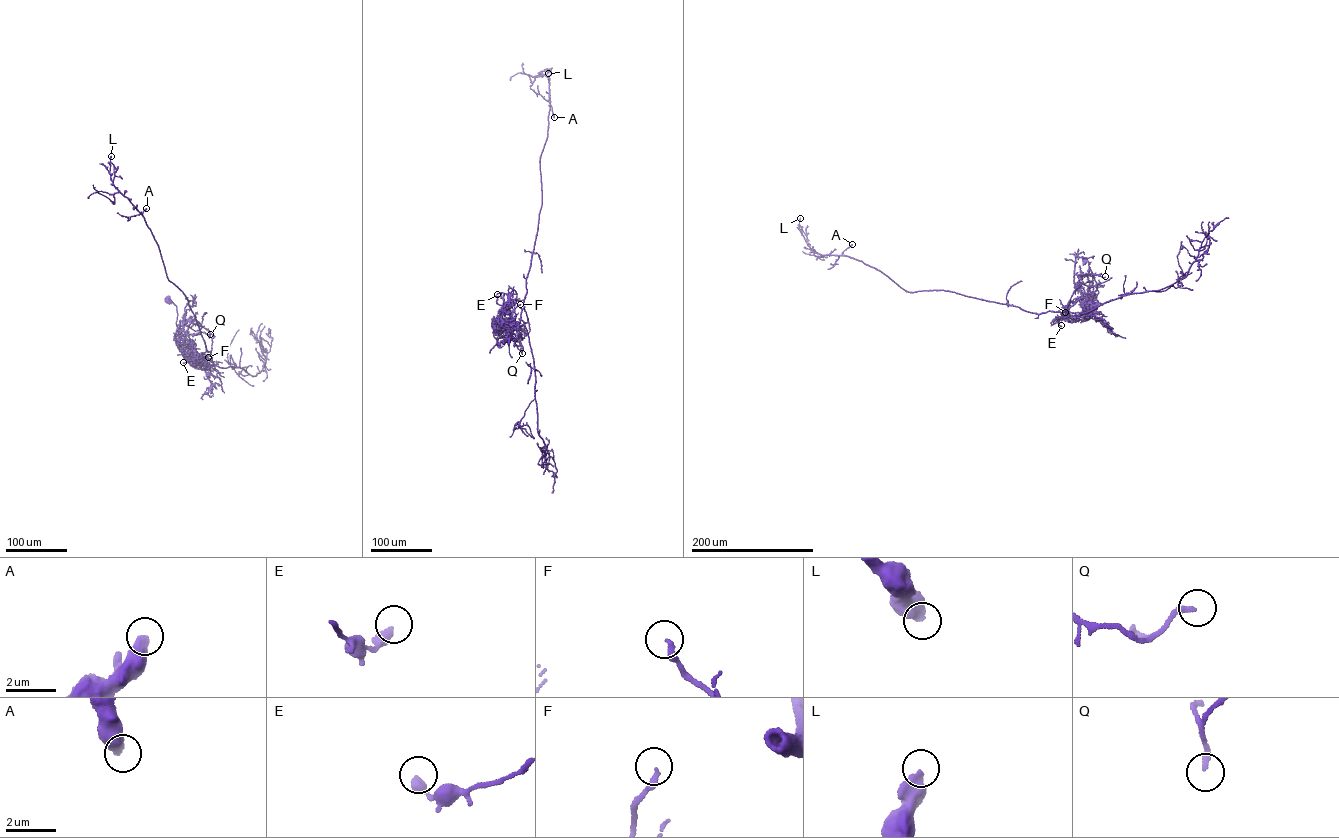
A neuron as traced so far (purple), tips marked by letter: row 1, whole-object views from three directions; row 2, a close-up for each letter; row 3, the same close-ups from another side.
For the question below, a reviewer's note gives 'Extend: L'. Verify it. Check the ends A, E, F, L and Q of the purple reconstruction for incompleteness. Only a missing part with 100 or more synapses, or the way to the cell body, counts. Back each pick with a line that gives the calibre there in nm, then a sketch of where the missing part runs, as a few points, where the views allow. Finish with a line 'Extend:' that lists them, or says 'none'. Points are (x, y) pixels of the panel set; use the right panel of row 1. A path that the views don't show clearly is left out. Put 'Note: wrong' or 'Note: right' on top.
Note: wrong
Extend: none

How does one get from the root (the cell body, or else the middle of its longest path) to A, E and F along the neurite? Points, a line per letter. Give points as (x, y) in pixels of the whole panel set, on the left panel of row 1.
A: (168, 299), (200, 361), (213, 364), (187, 298), (167, 278), (142, 216), (146, 208)
E: (168, 299), (176, 306), (176, 324), (181, 333), (195, 344), (193, 349), (197, 359), (183, 362)
F: (168, 299), (176, 306), (181, 333), (195, 344), (189, 353), (191, 360), (205, 364), (208, 357)

